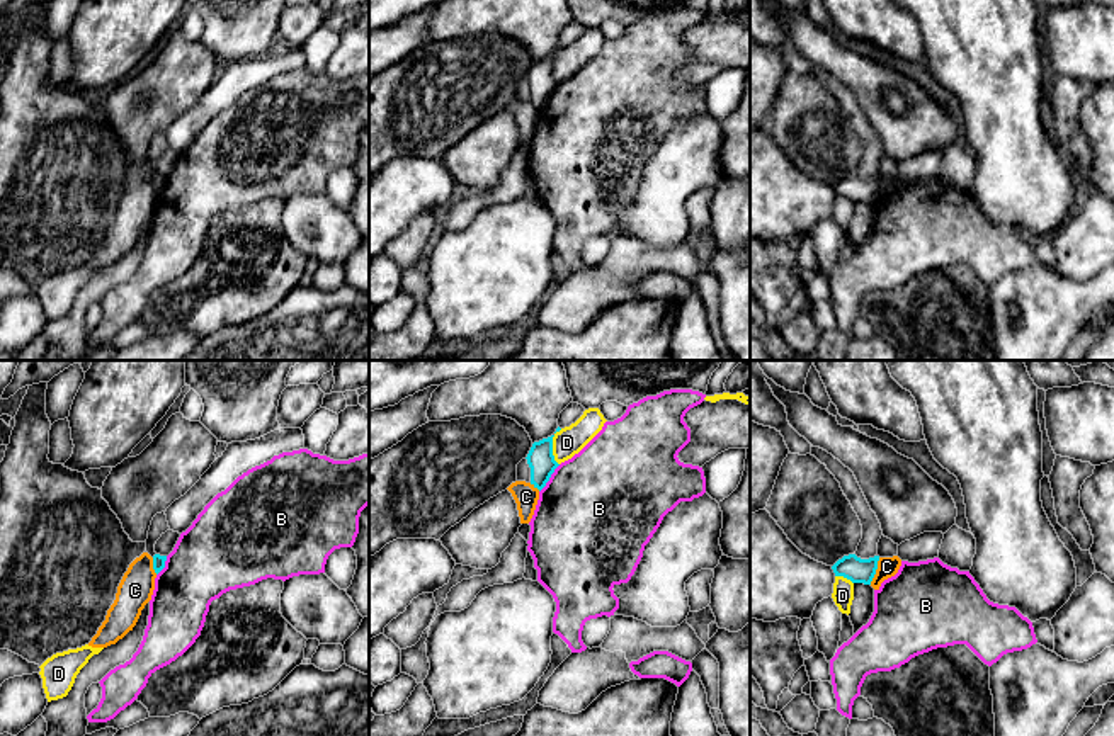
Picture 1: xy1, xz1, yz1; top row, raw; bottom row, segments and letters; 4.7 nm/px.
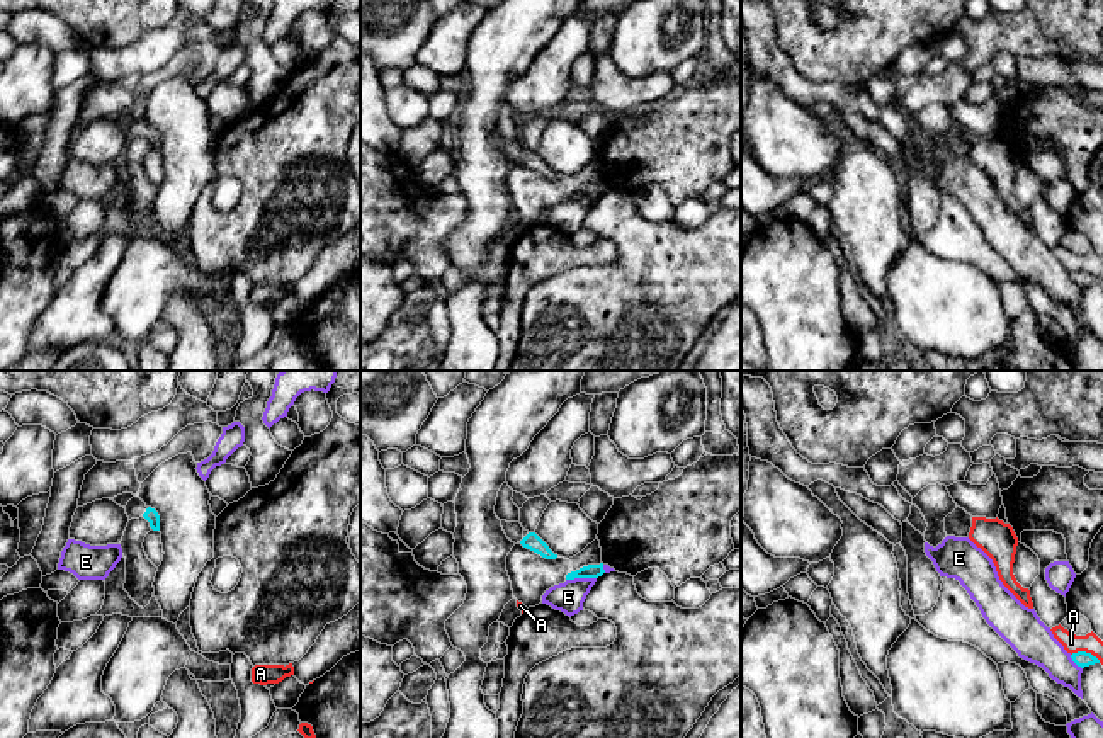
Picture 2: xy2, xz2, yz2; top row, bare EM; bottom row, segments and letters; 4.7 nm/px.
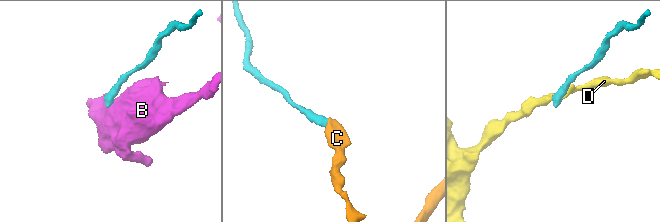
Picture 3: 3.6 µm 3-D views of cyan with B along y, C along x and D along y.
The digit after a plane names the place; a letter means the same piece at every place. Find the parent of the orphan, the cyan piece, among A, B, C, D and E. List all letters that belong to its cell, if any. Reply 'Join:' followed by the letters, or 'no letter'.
Join: no letter

